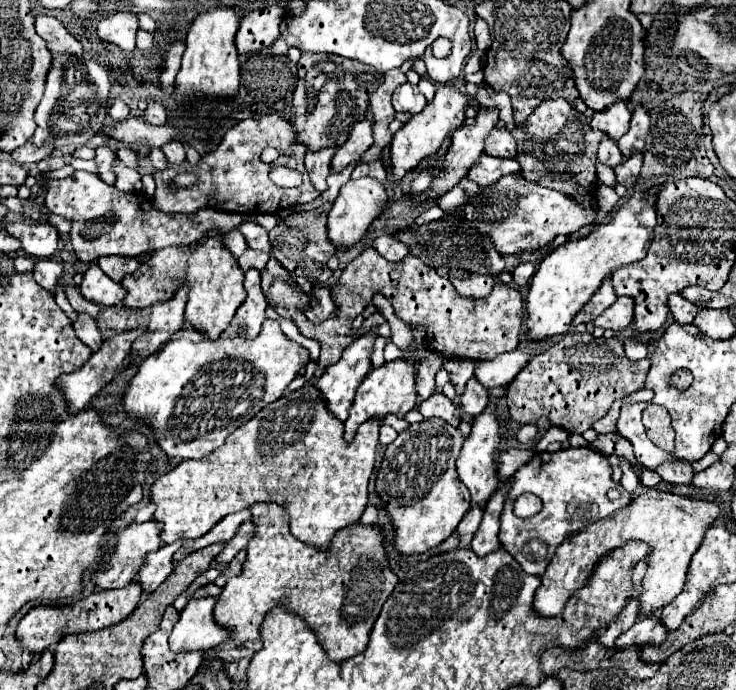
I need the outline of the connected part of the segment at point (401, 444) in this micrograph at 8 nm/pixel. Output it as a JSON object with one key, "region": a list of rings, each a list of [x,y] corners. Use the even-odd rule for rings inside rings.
{"region":[[[432,417],[412,423],[394,443],[386,447],[386,455],[376,477],[376,491],[386,505],[396,529],[396,549],[400,553],[424,553],[448,539],[464,513],[470,509],[470,493],[458,479],[456,459],[470,429],[448,427],[442,419]]]}

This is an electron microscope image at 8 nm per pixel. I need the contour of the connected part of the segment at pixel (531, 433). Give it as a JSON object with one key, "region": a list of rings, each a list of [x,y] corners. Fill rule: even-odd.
{"region":[[[525,425],[517,433],[517,440],[522,445],[528,445],[535,441],[538,429],[535,425]]]}

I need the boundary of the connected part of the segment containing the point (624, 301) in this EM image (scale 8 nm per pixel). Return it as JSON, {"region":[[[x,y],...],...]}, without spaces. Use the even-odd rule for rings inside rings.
{"region":[[[618,297],[618,301],[608,307],[596,321],[596,327],[612,329],[612,331],[624,331],[634,317],[634,299],[632,297]]]}

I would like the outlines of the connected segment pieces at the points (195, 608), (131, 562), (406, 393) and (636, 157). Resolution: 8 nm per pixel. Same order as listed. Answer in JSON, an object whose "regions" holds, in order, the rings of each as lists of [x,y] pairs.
{"regions":[[[[214,597],[190,599],[190,603],[182,609],[178,623],[170,633],[170,649],[172,651],[196,651],[210,649],[226,639],[230,639],[230,631],[224,625],[214,621]]],[[[160,521],[134,523],[118,531],[118,543],[110,555],[110,565],[92,577],[92,581],[102,589],[126,587],[142,567],[144,555],[156,551],[160,543]]],[[[404,357],[404,359],[394,359],[386,361],[382,367],[372,369],[364,381],[360,383],[356,391],[356,399],[350,407],[350,415],[344,425],[344,439],[350,441],[356,435],[356,429],[360,423],[368,421],[370,417],[382,419],[386,413],[394,413],[398,417],[404,417],[412,407],[416,407],[416,383],[414,383],[414,373],[416,373],[416,361],[414,357]]],[[[632,153],[626,161],[622,161],[620,165],[614,167],[614,173],[616,173],[616,179],[626,185],[626,187],[632,187],[638,173],[642,169],[642,153]]]]}

